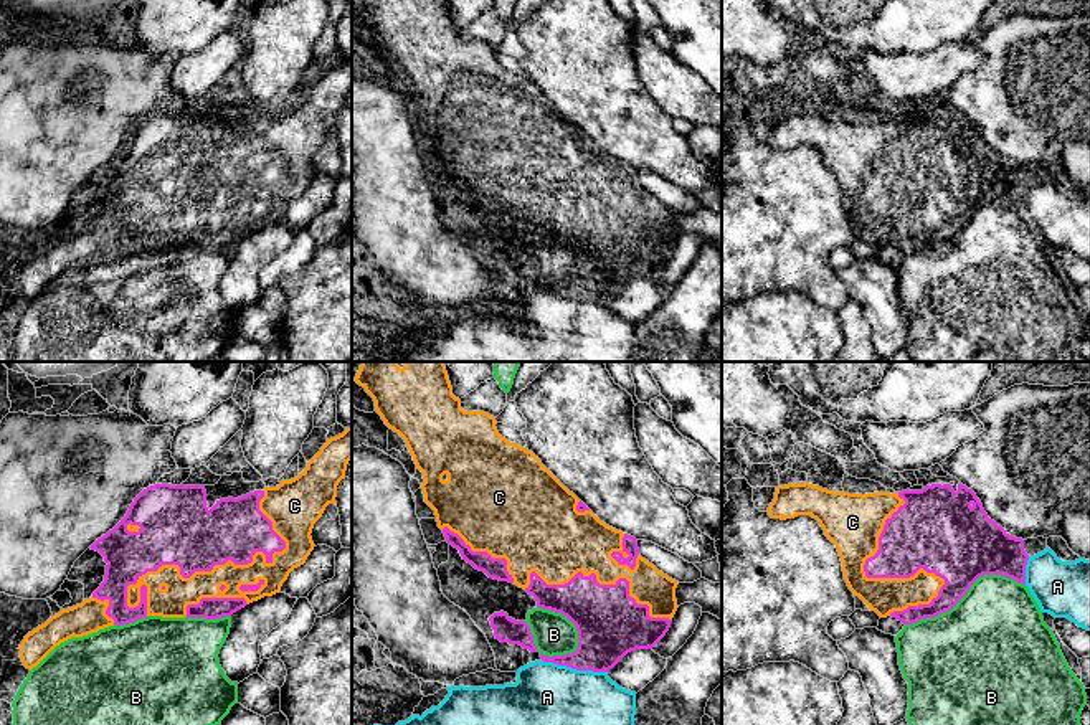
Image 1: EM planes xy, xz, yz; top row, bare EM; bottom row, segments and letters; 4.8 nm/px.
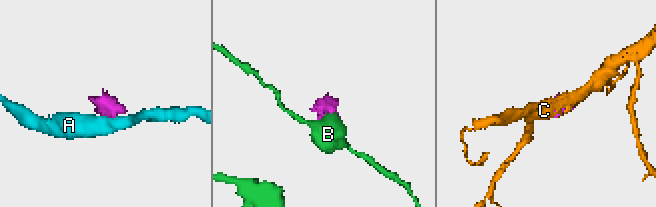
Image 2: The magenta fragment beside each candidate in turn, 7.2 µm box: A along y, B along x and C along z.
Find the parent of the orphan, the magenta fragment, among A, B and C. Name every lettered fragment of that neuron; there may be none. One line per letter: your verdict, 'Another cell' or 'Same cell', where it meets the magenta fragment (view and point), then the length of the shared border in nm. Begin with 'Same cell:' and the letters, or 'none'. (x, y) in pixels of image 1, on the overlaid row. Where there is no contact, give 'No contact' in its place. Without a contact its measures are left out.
Same cell: C
A: Another cell. Touches magenta at xz (573, 668). Shared border 320 nm
B: Another cell. Touches magenta at xz (570, 620). Shared border 300 nm
C: Same cell. Touches magenta at xy (228, 559). Shared border 850 nm

